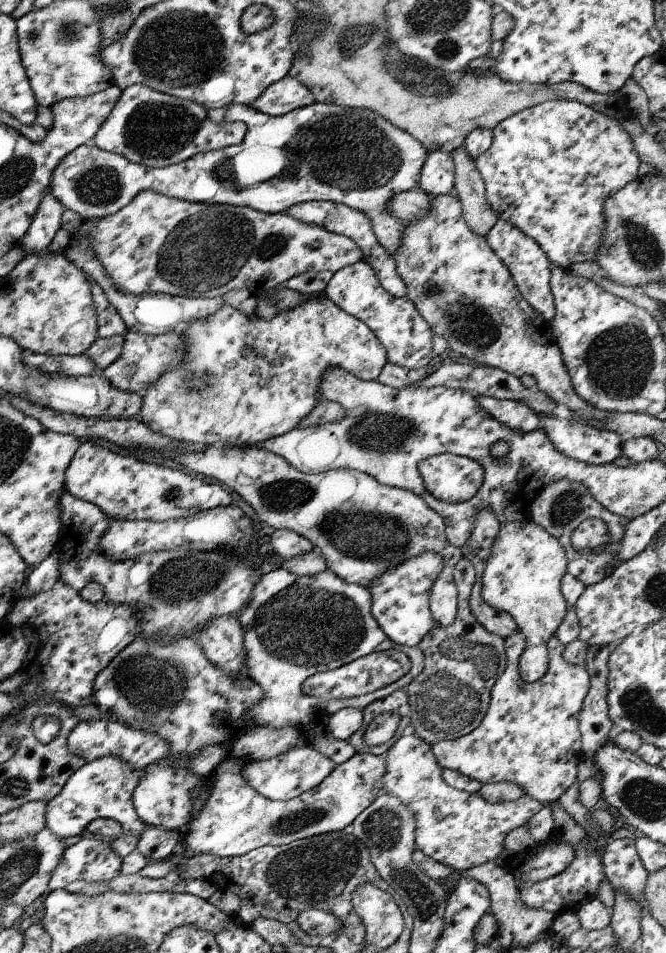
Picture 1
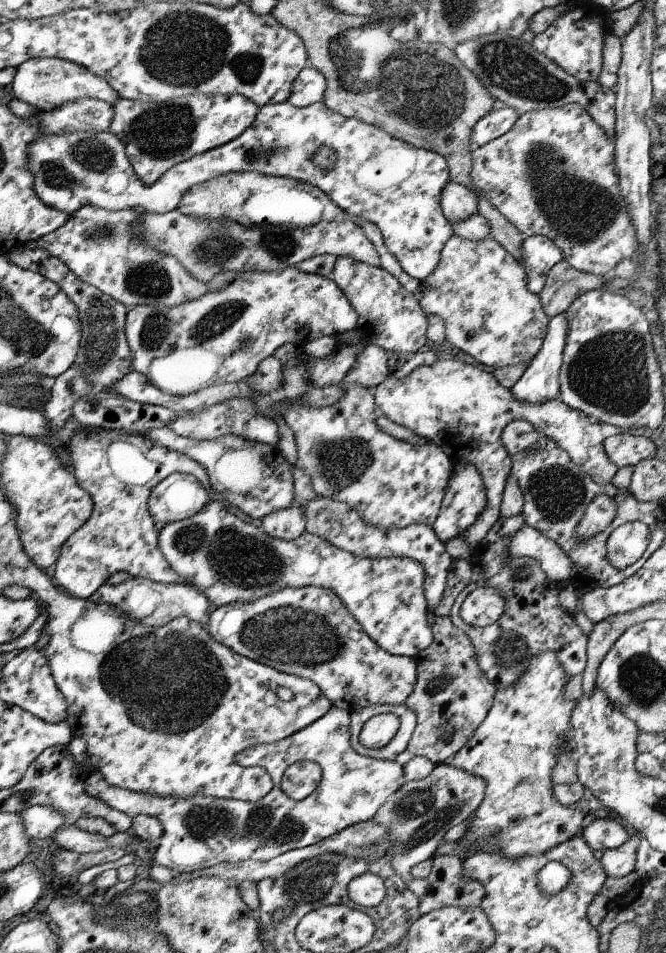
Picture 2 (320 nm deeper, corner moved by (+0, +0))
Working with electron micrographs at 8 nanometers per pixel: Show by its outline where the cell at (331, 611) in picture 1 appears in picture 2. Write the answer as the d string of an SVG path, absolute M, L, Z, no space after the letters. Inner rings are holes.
M305 586L283 588L249 602L231 602L209 614L203 625L206 632L244 658L269 666L278 672L302 677L313 682L321 695L336 708L351 713L371 705L399 705L413 692L417 664L407 656L387 654L361 630L357 620L345 610L337 594L329 588Z

